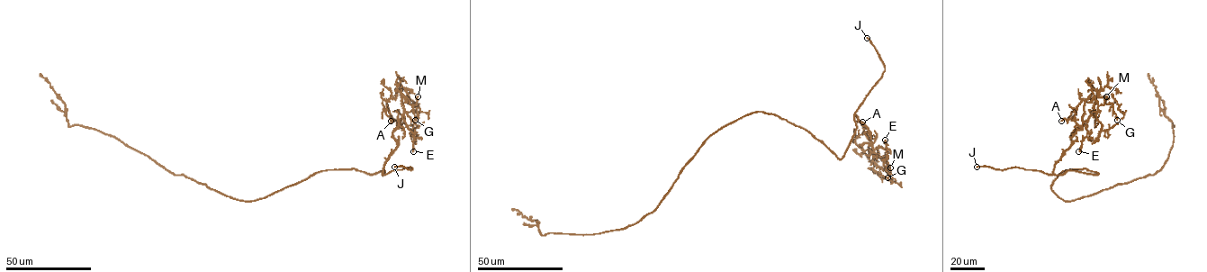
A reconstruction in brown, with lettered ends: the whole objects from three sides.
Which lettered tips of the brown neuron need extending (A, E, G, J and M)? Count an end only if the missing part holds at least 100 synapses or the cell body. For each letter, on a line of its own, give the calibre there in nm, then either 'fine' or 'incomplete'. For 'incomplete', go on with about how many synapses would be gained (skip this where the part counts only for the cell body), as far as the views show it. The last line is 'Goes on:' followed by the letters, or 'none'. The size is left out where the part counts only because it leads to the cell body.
A: 100 nm thick; fine
E: 240 nm thick; fine
G: 130 nm thick; fine
J: 160 nm thick; incomplete
M: 90 nm thick; fine
Goes on: J

